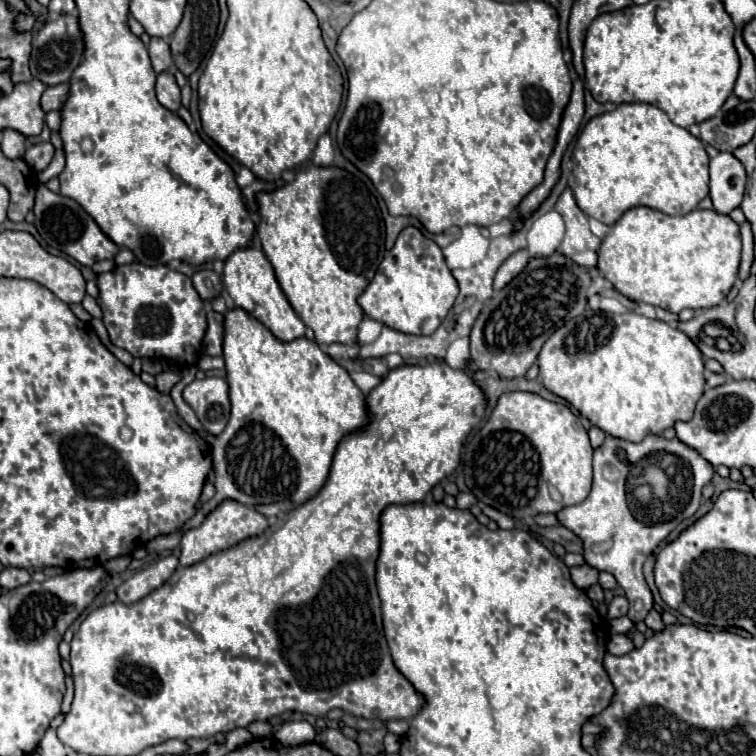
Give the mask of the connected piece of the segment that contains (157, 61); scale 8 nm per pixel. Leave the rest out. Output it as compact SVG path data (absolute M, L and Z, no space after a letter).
M152 37L150 39L150 45L148 45L148 53L150 53L152 67L154 67L156 73L162 73L162 71L168 71L168 69L174 67L172 53L170 53L170 47L168 47L168 41L166 39Z

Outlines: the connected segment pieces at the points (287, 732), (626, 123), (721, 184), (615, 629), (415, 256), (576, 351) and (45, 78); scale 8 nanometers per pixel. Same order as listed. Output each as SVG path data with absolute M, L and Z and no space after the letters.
M288 721L276 731L276 739L286 747L312 743L314 737L316 737L316 729L308 721Z
M622 103L614 111L590 119L576 139L574 153L574 199L578 207L606 225L614 225L624 211L644 205L666 215L686 215L708 195L708 153L702 141L670 121L670 117L650 103Z
M718 153L710 161L710 197L718 213L730 213L740 205L744 185L744 165L732 153Z
M618 617L610 621L610 633L628 633L634 627L634 623L628 617Z
M406 227L400 231L390 253L382 259L374 279L360 295L358 305L368 317L396 331L410 335L430 335L432 331L436 331L436 327L440 327L444 315L448 315L456 295L458 283L444 263L442 249L420 229Z
M586 309L576 319L550 335L538 355L540 381L548 391L574 405L588 421L604 433L638 443L646 435L662 433L676 421L688 421L704 393L704 357L686 333L664 321L648 319L634 311L602 313Z
M60 15L56 21L48 21L32 39L32 53L30 53L30 73L34 79L46 85L68 83L72 71L80 65L84 53L82 31L78 27L78 17L74 15Z

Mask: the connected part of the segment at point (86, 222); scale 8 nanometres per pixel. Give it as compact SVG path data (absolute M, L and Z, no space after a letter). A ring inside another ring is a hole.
M40 185L36 191L36 205L34 205L34 215L36 215L36 229L42 235L42 239L66 255L74 257L78 263L92 267L96 261L102 259L114 259L118 253L118 245L114 245L96 225L96 221L70 197L64 197L60 193L52 193L46 185Z

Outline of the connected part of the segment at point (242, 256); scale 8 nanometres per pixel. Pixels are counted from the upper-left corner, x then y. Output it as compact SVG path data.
M246 247L246 249L234 251L226 259L222 275L224 275L226 291L234 299L234 305L244 309L250 317L258 319L264 327L268 327L278 341L294 341L298 337L304 337L306 325L300 321L300 317L290 307L284 291L280 289L280 283L276 281L272 263L266 259L266 255L260 249Z

